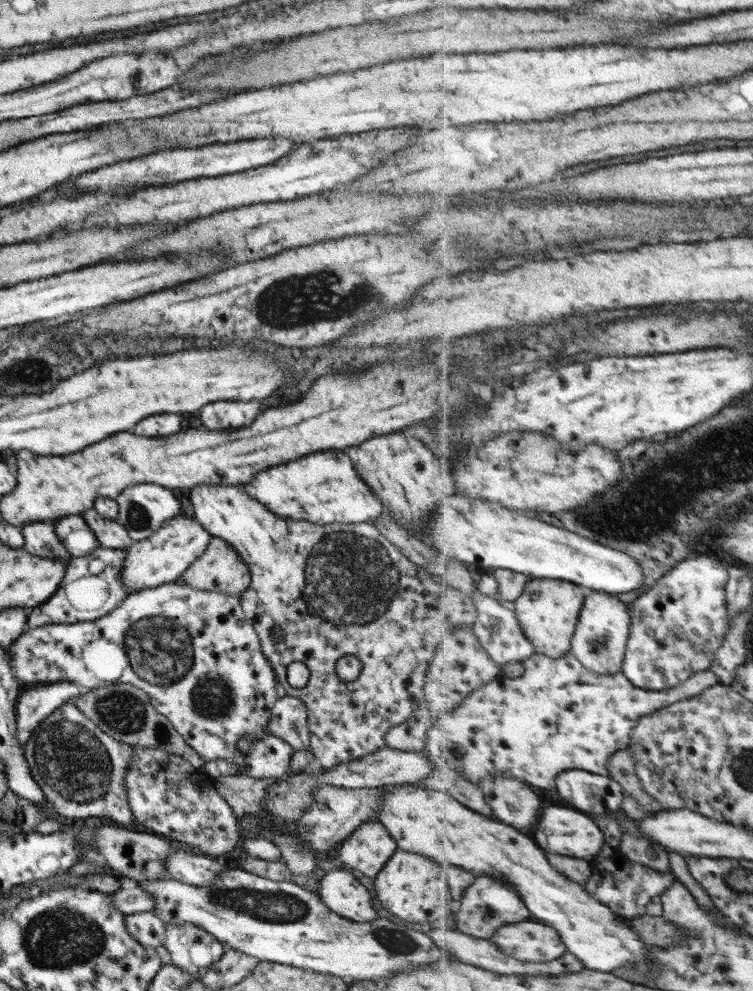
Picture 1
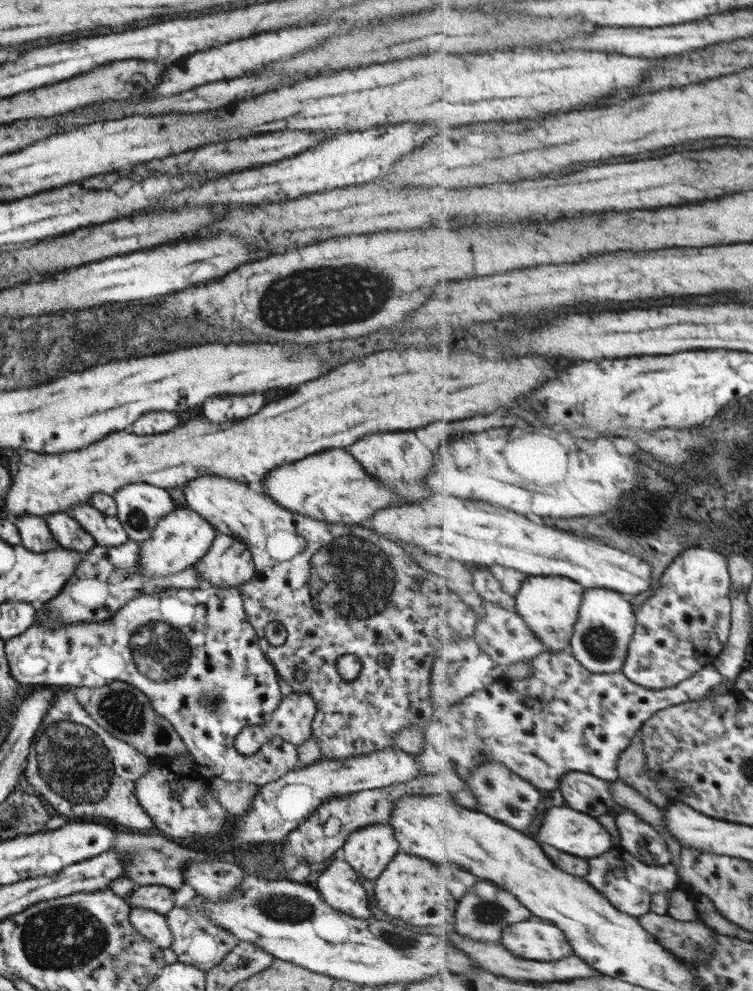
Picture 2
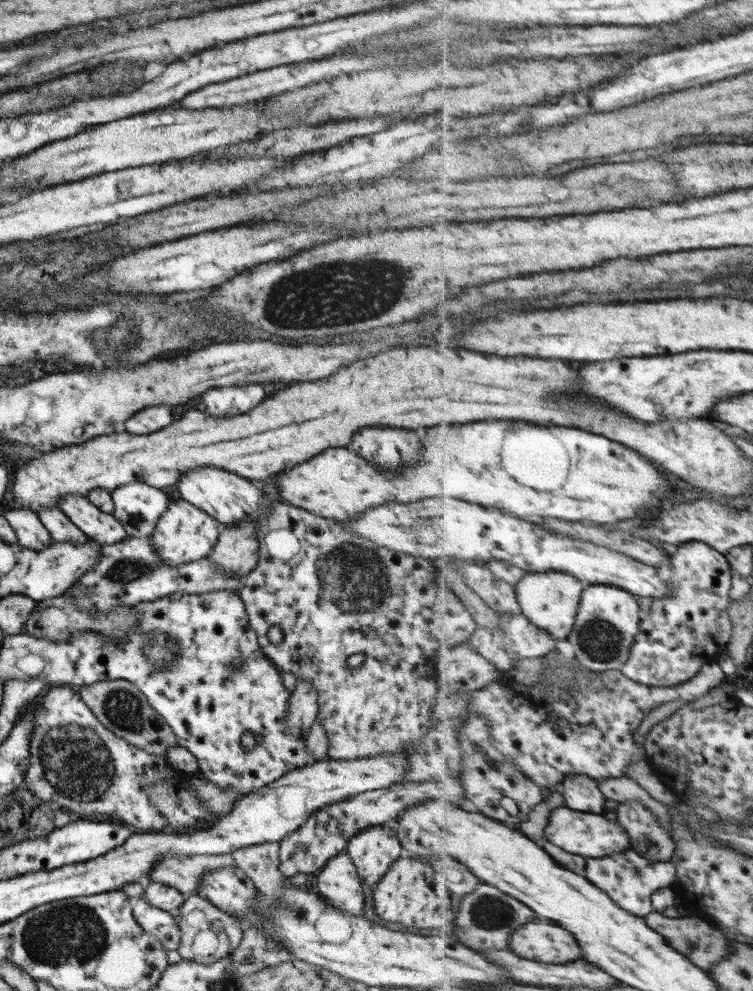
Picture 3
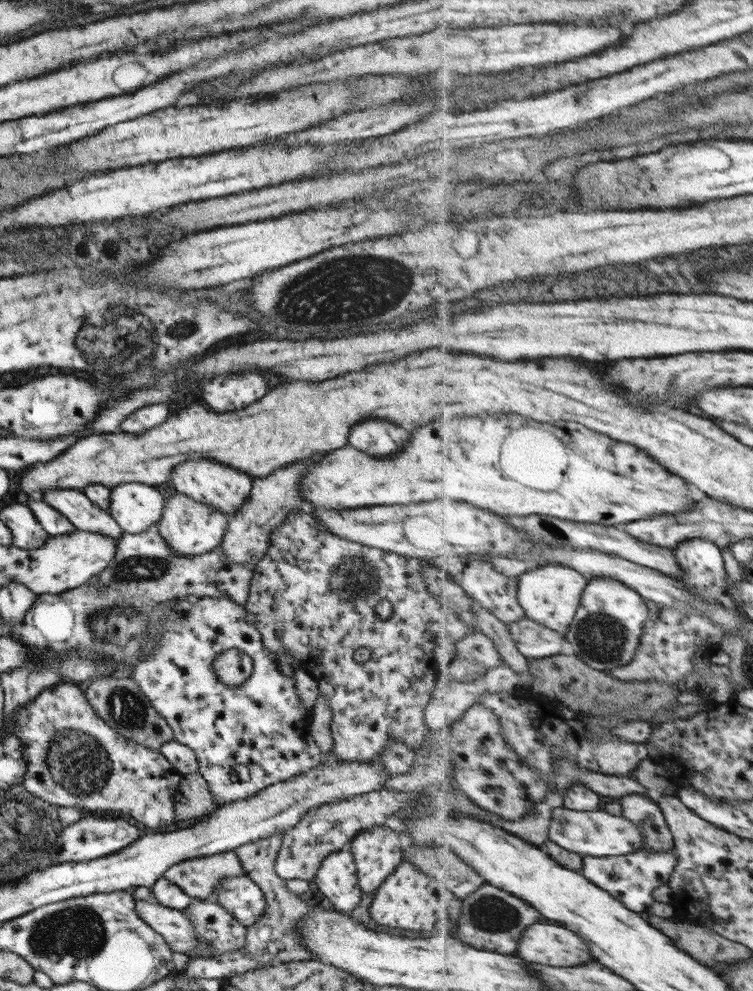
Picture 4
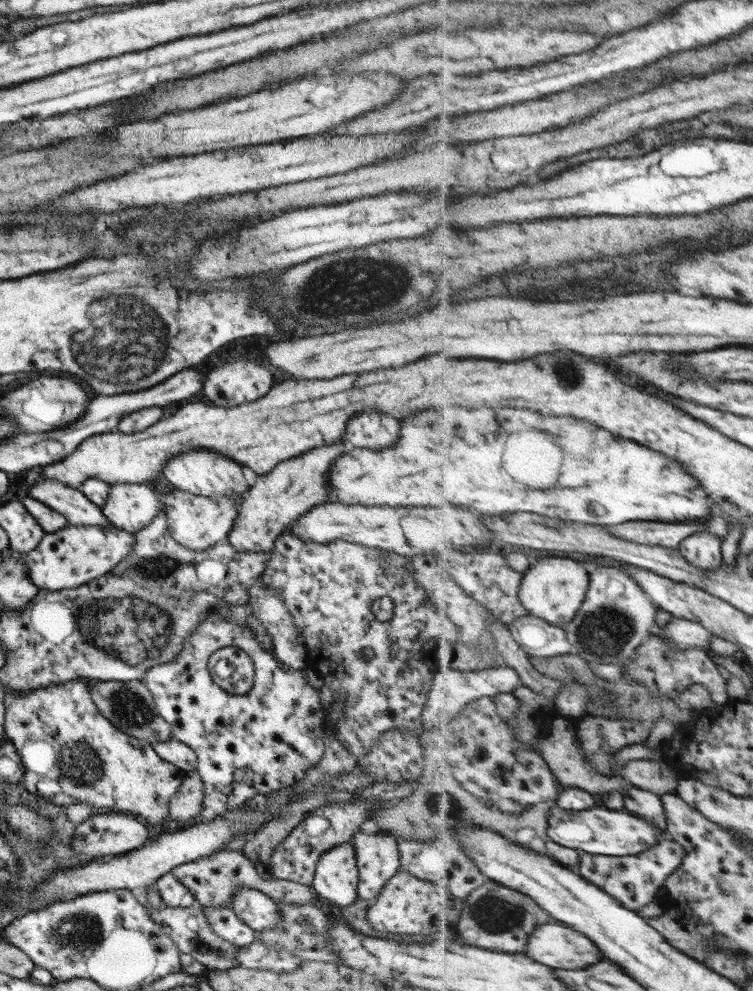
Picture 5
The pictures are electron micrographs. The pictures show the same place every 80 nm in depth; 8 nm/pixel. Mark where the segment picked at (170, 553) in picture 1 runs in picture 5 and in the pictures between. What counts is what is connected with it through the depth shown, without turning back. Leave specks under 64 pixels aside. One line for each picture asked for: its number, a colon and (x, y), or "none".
2: (180, 538)
3: (183, 533)
4: (188, 527)
5: (196, 522)

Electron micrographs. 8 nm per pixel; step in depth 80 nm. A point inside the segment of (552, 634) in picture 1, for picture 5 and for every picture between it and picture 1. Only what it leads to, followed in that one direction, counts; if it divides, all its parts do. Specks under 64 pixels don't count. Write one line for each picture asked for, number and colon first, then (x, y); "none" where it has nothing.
2: (551, 607)
3: (551, 600)
4: (552, 595)
5: (554, 589)

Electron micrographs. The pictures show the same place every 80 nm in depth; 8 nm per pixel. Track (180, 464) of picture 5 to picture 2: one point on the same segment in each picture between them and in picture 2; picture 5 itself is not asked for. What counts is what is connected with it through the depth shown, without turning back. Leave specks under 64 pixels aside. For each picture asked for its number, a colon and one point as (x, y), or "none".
2: (336, 589)
3: (333, 594)
4: (208, 482)

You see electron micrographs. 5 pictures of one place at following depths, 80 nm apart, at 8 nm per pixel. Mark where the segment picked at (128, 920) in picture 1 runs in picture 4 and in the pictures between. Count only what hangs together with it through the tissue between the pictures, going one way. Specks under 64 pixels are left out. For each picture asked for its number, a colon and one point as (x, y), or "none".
2: (151, 926)
3: (161, 924)
4: (176, 930)

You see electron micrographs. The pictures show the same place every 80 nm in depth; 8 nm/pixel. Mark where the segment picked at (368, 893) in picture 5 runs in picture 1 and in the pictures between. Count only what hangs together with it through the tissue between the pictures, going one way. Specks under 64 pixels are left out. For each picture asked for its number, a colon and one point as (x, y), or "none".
1: (367, 848)
2: (367, 850)
3: (372, 850)
4: (376, 852)

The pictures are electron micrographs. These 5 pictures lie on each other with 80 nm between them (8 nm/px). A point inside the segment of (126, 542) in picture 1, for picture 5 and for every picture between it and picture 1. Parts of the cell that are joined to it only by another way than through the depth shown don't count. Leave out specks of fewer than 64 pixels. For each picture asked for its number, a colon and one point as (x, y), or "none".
2: (105, 530)
3: (101, 527)
4: (74, 506)
5: (69, 502)

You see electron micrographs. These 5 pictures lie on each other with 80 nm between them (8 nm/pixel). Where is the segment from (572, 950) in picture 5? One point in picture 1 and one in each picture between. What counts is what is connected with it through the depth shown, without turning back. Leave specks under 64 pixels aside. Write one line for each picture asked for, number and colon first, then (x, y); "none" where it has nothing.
1: (529, 941)
2: (535, 941)
3: (542, 942)
4: (544, 943)

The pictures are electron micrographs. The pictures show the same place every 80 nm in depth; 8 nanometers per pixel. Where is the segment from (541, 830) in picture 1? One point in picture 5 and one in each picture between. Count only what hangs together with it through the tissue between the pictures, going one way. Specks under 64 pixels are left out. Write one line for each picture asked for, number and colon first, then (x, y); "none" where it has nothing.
2: (571, 831)
3: (591, 835)
4: (577, 831)
5: (600, 830)

